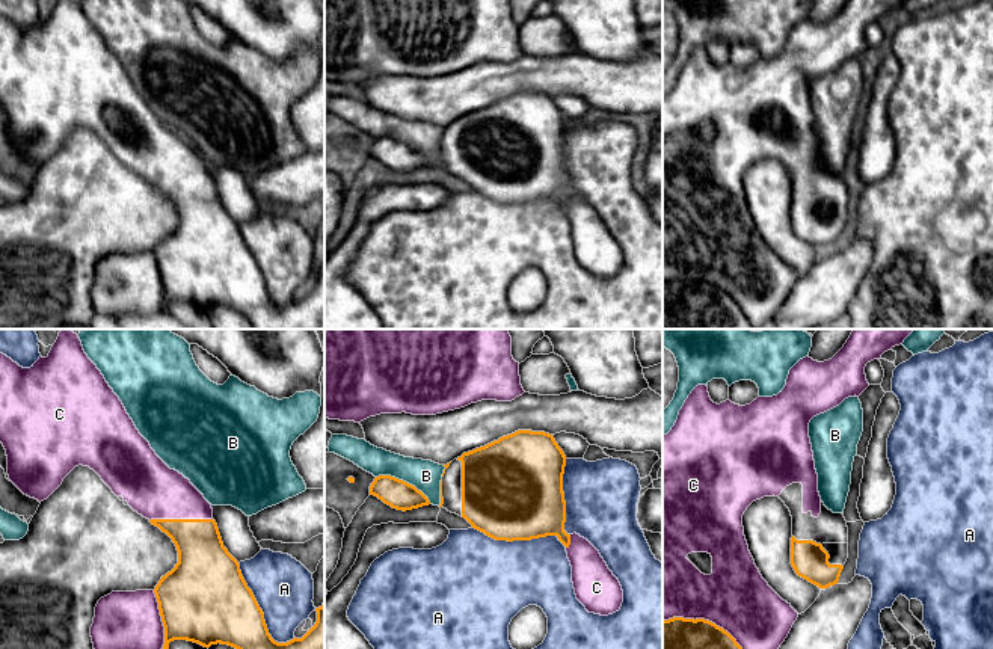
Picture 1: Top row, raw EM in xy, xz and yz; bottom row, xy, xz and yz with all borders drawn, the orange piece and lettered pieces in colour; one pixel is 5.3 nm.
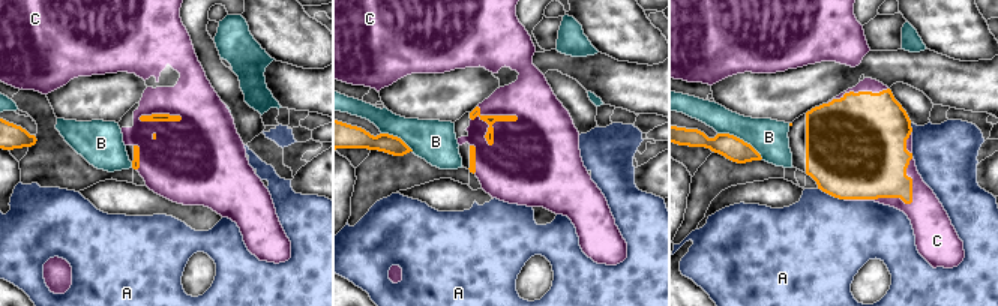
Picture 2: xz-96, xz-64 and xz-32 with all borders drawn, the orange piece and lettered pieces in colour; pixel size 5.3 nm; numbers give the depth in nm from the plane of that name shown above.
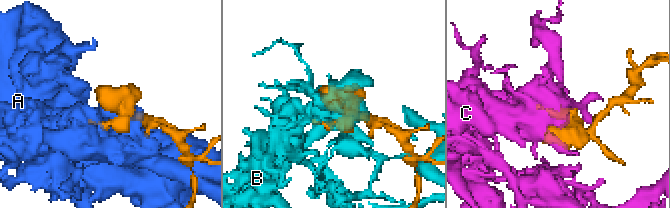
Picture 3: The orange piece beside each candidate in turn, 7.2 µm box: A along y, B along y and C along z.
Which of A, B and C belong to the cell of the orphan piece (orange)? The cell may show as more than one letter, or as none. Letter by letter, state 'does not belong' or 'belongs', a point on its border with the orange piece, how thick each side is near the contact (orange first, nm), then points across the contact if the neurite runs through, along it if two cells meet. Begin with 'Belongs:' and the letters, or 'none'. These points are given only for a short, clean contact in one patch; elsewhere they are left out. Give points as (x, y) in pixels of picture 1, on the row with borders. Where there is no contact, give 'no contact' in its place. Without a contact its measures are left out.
Belongs: C
A: does not belong; meets orange in xy at (261, 610); 400 nm thick on the orange side, 320 nm on the other
B: does not belong; meets orange in xz at (405, 482); 150 nm thick on the orange side, 170 nm on the other
C: belongs; meets orange in yz at (704, 619); 170 nm thick on the orange side, 360 nm on the other

